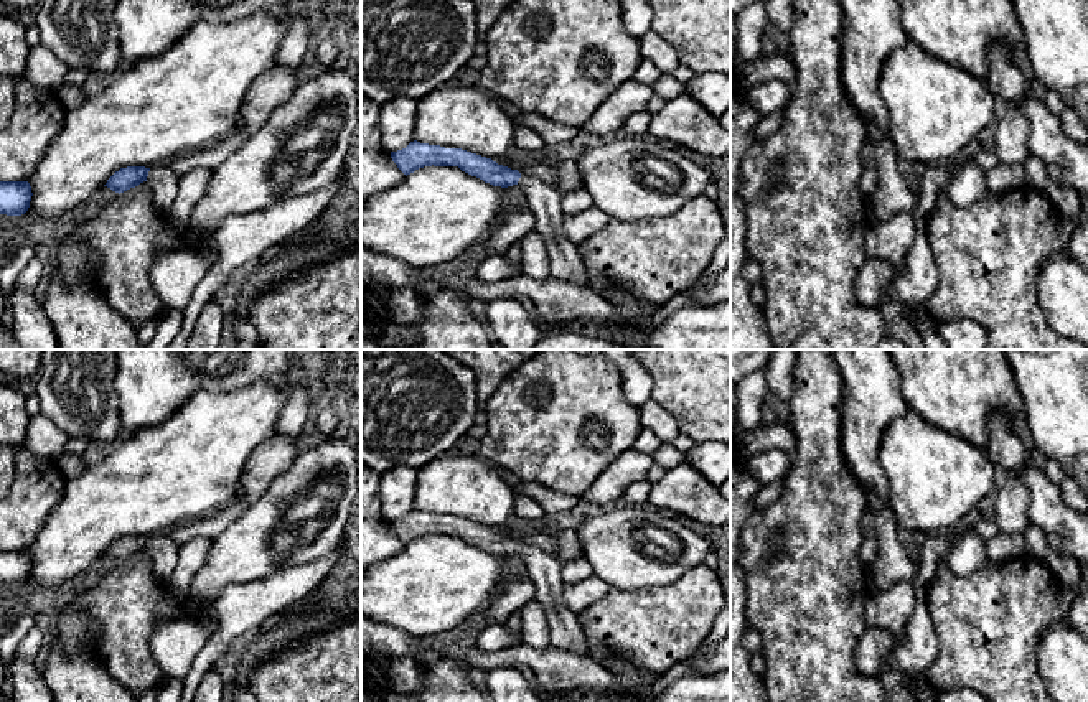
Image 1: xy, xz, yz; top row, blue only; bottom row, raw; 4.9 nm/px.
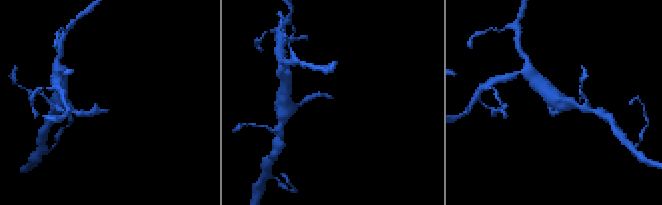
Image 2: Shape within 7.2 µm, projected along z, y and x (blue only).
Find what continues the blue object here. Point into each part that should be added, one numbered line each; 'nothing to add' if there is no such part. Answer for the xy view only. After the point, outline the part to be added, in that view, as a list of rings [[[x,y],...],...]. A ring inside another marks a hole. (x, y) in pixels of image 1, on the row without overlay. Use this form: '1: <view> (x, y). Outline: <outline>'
1: xy (162, 551). Outline: [[[165,532],[157,534],[148,541],[147,555],[153,562],[158,580],[168,585],[178,564],[178,547],[175,542]]]

